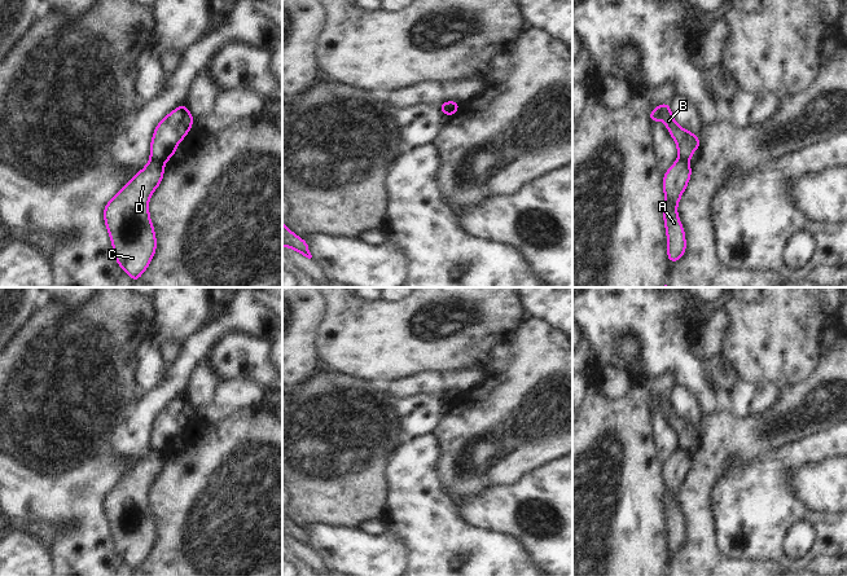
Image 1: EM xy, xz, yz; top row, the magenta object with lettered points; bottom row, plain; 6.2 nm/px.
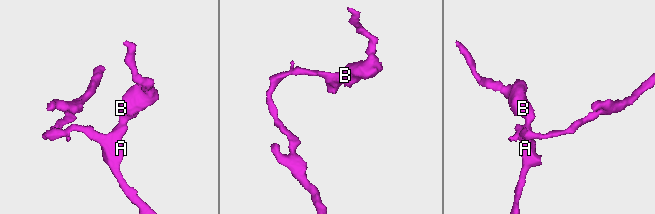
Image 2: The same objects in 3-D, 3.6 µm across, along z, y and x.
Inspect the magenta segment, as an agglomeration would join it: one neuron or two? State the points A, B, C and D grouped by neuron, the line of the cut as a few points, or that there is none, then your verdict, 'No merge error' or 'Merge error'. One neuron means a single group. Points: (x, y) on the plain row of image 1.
Groups: A C D / B. Split along xy (150, 448), (165, 452). Merge error.

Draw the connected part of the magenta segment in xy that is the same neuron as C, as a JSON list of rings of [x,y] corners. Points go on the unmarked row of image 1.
[[[150,449],[104,498],[114,548],[133,572],[139,571],[155,544],[157,528],[148,494],[163,470],[163,458],[164,452]]]

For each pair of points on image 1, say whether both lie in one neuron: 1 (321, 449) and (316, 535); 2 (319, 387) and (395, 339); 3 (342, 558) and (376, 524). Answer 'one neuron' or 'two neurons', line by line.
1: two neurons
2: two neurons
3: two neurons

